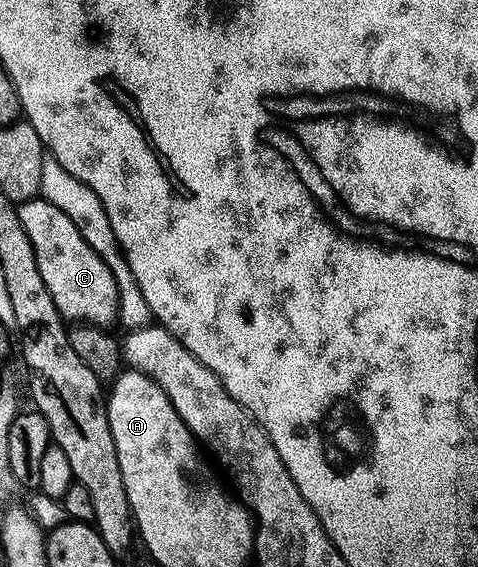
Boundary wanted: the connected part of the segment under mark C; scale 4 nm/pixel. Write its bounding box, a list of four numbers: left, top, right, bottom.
[18,196,118,327]

